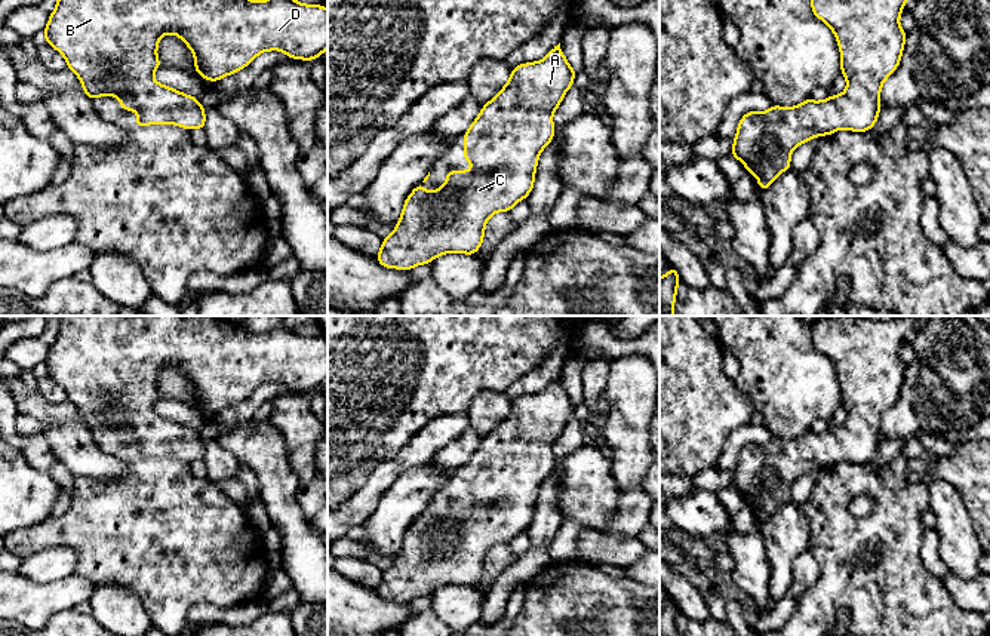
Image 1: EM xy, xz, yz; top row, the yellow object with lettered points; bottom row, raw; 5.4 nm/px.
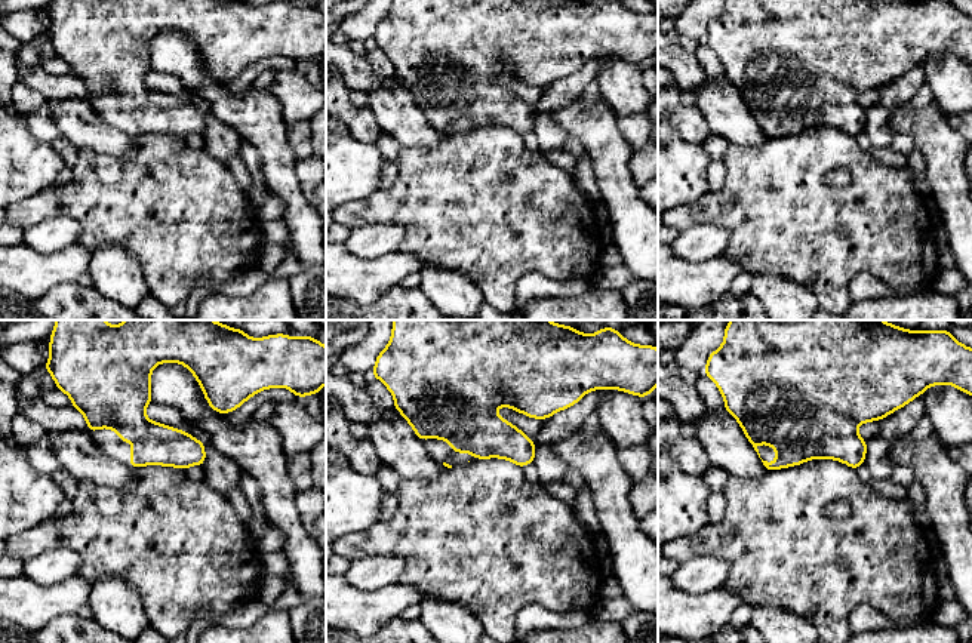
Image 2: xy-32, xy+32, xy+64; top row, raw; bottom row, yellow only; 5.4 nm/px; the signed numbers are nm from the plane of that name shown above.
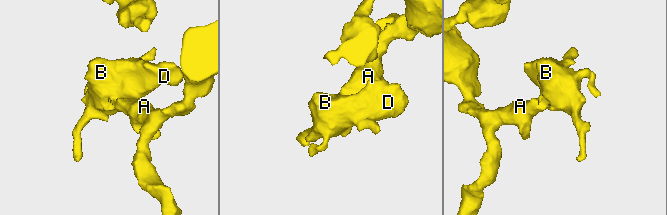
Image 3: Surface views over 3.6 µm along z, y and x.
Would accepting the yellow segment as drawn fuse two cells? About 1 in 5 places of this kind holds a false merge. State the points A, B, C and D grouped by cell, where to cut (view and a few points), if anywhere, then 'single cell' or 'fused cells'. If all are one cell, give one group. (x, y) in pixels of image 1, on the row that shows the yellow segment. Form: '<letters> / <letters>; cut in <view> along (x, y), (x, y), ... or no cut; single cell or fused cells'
A B C D; no cut; single cell

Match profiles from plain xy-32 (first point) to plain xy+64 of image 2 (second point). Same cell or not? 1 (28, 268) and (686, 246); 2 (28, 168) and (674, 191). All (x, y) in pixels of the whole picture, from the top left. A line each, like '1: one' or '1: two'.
1: two
2: one

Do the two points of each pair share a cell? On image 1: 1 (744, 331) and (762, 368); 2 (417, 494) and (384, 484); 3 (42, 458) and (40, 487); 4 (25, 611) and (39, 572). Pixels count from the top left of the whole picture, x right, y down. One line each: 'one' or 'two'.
1: one
2: two
3: two
4: two

